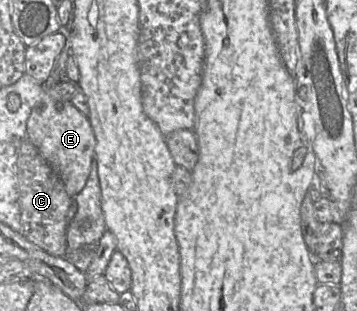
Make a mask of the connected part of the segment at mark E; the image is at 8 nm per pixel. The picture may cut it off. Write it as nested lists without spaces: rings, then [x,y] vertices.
[[[67,39],[67,46],[57,57],[49,82],[45,85],[44,95],[32,109],[27,120],[27,138],[56,171],[64,183],[68,195],[74,198],[85,187],[90,175],[96,141],[88,117],[82,114],[70,101],[49,92],[52,85],[69,81],[66,73],[66,62],[69,55]]]

